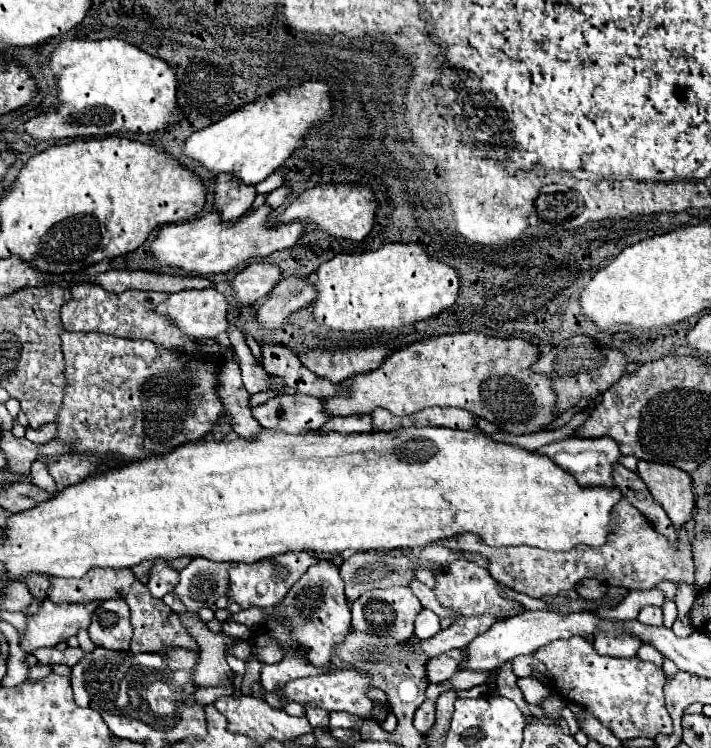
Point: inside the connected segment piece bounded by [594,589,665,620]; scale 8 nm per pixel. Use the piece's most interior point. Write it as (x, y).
(629, 608)

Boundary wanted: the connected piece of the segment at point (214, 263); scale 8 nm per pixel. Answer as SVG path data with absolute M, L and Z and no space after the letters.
M261 205L259 209L251 209L235 221L223 221L219 213L207 213L199 219L189 219L183 223L171 223L161 227L159 235L151 243L153 255L171 267L185 269L189 275L215 275L235 269L239 263L267 257L279 249L293 247L297 239L303 235L305 225L299 221L293 223L275 223L269 225L269 215L273 213L271 205Z

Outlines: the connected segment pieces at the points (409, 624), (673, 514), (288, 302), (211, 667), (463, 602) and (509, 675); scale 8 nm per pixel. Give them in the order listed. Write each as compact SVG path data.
M391 587L391 589L373 589L363 593L351 607L351 627L355 631L369 633L391 633L397 641L407 641L413 635L413 621L421 611L419 599L411 593L409 587Z
M639 461L637 473L645 481L653 499L665 509L673 525L681 529L685 521L691 517L695 507L695 495L691 491L693 487L691 475L673 465L649 463L649 461Z
M285 277L269 293L269 299L255 305L257 321L265 331L279 329L293 311L311 305L313 297L317 297L317 291L307 277Z
M179 613L187 631L197 639L195 643L201 649L201 659L193 675L195 685L199 687L219 687L233 683L233 671L225 661L225 649L235 645L239 639L225 633L211 633L203 621L191 619L187 613Z
M459 559L455 563L445 565L441 571L433 571L433 575L437 579L437 587L435 587L437 599L445 607L451 607L465 617L483 615L483 613L501 613L501 611L511 611L511 609L519 607L519 603L509 601L501 595L501 585L489 575L489 571L485 567L479 567L471 561Z
M511 663L503 664L503 667L500 667L498 671L495 683L497 683L499 695L505 695L507 699L513 699L513 701L519 705L519 709L521 709L525 715L529 715L527 701L523 699L519 687L517 687L517 677L515 677L515 673L513 673Z

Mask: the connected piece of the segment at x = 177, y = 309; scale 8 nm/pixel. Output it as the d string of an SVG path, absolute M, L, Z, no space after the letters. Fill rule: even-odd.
M189 289L171 293L167 301L157 305L157 313L167 315L189 337L217 339L227 331L227 299L217 289Z

